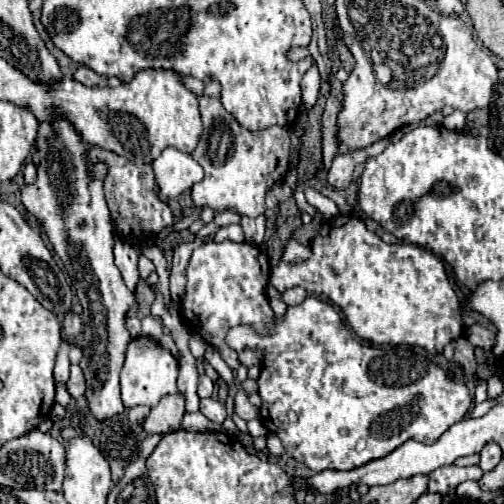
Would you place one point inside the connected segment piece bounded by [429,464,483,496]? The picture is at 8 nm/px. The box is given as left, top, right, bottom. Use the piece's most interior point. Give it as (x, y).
(445, 479)

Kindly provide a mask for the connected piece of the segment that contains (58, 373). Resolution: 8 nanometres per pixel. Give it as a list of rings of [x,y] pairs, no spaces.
[[[67,340],[61,342],[59,354],[57,354],[57,364],[55,364],[55,384],[65,384],[69,378],[69,348],[71,344]]]

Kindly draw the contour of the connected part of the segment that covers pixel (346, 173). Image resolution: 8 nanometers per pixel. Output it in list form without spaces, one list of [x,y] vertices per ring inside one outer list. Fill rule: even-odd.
[[[385,138],[385,140],[379,140],[367,148],[361,148],[361,150],[349,150],[349,152],[343,152],[343,154],[337,154],[331,168],[329,168],[329,174],[327,174],[327,182],[337,188],[337,190],[345,190],[349,184],[351,184],[351,178],[353,178],[353,172],[357,168],[357,164],[361,164],[363,160],[371,158],[371,156],[377,156],[381,154],[387,144],[391,142],[391,138]]]

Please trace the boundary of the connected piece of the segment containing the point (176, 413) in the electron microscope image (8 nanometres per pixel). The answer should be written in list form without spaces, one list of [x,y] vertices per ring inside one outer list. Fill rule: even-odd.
[[[183,394],[167,395],[161,398],[161,402],[149,412],[149,426],[143,424],[143,428],[149,434],[165,434],[165,432],[173,432],[179,428],[179,418],[185,412]]]

